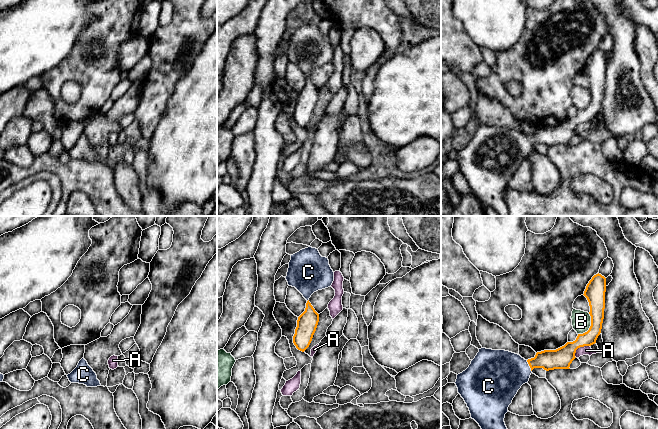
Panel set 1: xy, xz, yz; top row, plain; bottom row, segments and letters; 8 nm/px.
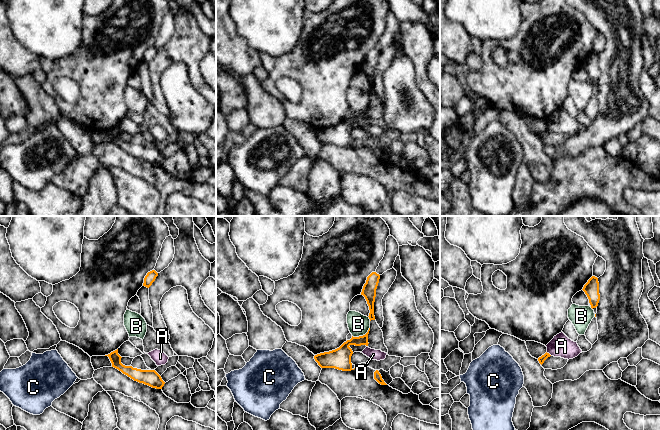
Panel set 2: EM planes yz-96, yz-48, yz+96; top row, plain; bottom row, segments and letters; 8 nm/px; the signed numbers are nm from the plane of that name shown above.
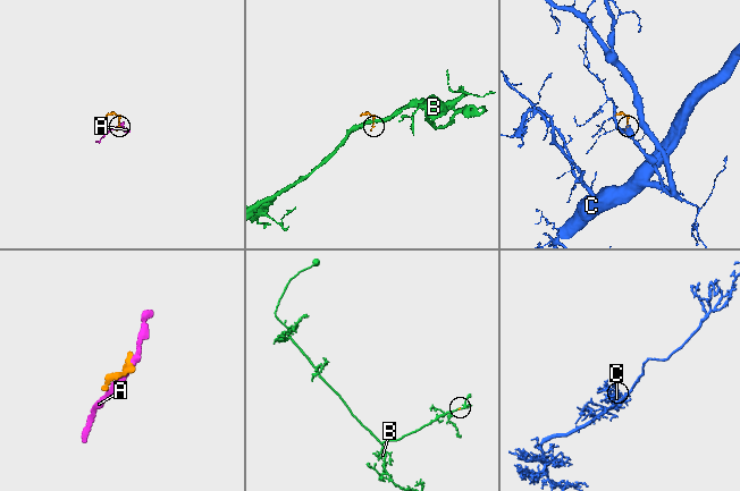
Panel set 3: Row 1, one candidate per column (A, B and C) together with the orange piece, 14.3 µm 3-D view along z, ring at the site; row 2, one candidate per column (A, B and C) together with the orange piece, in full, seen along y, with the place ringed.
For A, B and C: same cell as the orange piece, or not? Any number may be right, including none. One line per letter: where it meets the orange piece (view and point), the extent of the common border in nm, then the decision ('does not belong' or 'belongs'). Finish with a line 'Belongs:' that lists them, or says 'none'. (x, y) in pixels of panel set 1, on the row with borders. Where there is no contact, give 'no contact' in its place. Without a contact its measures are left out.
A: yz (579, 347) | 160 nm | does not belong
B: yz (590, 326) | 200 nm | does not belong
C: yz (529, 365) | 100 nm | belongs
Belongs: C

